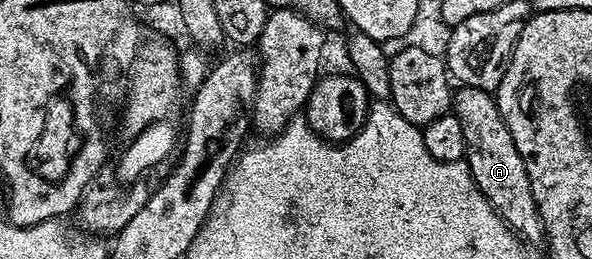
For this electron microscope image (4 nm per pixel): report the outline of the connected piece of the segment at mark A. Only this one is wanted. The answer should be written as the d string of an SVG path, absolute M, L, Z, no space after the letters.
M463 85L453 94L452 112L456 119L460 119L460 127L464 130L464 159L472 171L476 187L480 187L488 203L523 242L541 242L544 237L542 216L532 195L532 183L524 159L520 159L520 151L516 151L516 143L512 143L512 135L500 115L497 100L487 90Z

